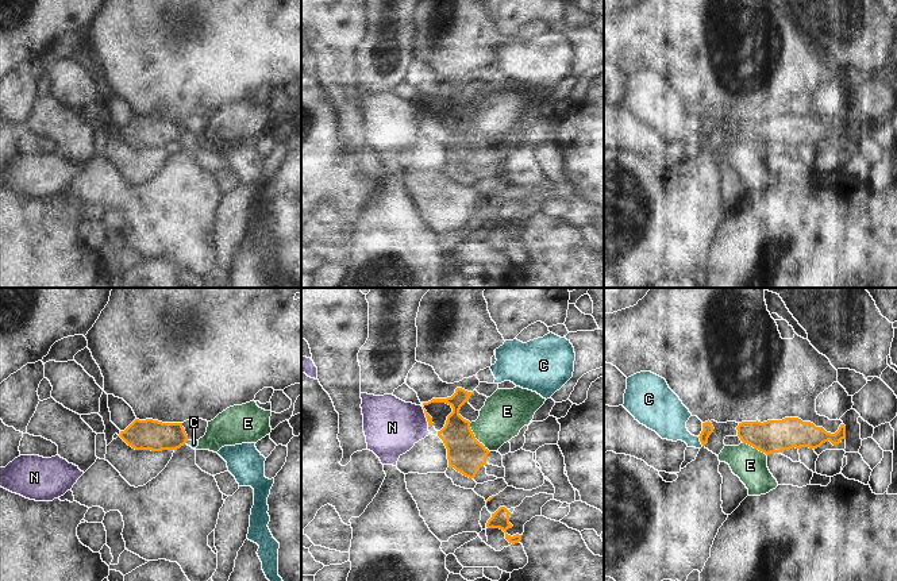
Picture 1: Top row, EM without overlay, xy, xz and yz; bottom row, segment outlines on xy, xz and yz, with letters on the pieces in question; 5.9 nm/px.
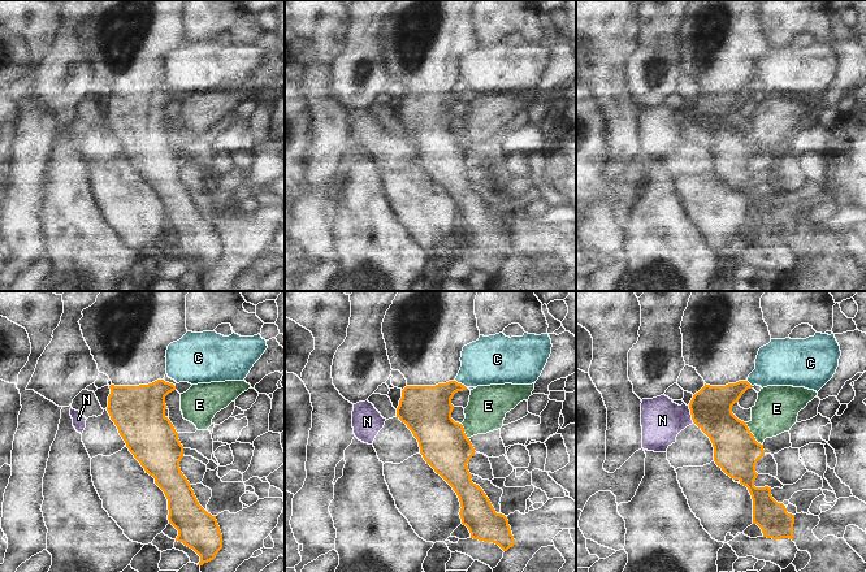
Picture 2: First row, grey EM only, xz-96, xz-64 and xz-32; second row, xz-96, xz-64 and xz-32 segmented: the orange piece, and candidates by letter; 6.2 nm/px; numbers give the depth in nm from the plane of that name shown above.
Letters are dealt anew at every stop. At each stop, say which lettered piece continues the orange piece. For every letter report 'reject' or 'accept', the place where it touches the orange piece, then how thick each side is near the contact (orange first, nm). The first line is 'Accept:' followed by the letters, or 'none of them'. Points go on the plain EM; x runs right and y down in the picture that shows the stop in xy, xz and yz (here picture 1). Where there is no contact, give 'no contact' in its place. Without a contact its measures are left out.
Accept: none of them
C: reject; contact yz (700, 138); calibres 70 and 240 nm
E: reject; contact xz (474, 135); calibres 220 and 280 nm
N: reject; contact xz (426, 114); calibres 30 and 340 nm

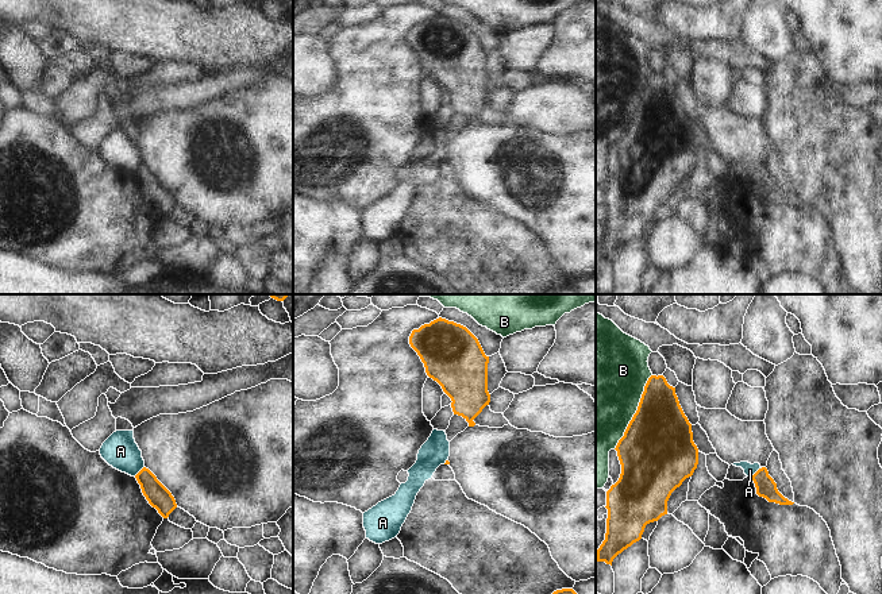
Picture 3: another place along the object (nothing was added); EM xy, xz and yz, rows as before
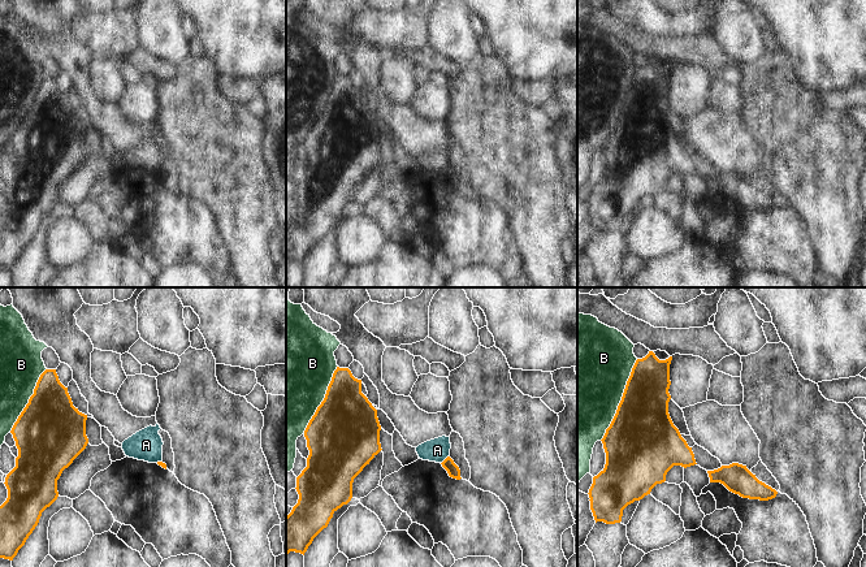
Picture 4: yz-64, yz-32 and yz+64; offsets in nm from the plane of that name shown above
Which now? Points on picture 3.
Accept: none of them
A: reject; contact yz (758, 168); calibres 120 and 70 nm
B: reject; contact yz (636, 110); calibres 440 and 480 nm

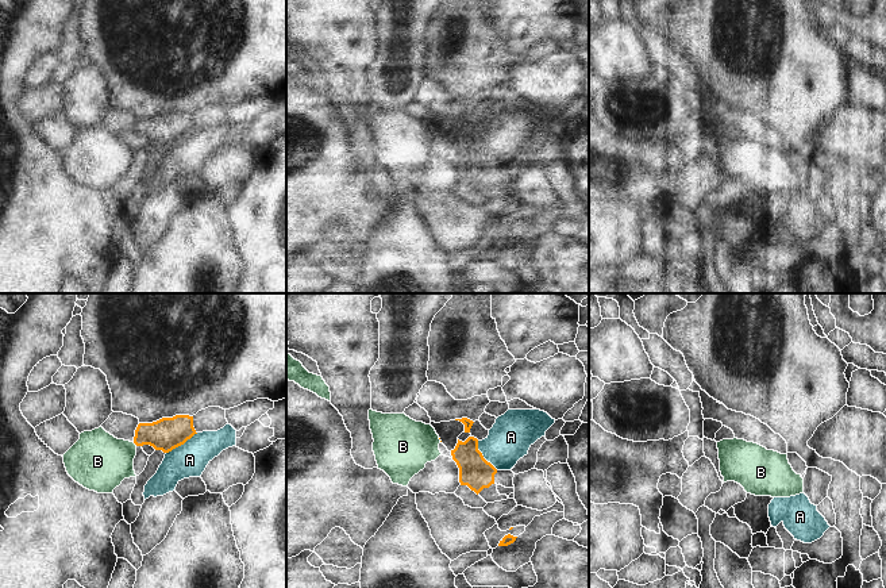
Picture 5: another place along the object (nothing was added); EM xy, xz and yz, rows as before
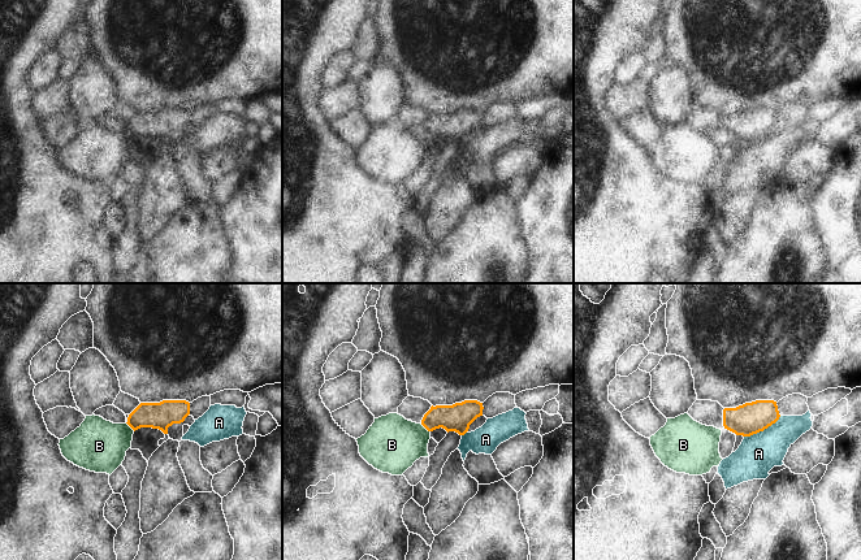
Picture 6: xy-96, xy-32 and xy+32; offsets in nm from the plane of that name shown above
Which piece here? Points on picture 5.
Accept: none of them
A: reject; contact xy (181, 141); calibres 190 and 200 nm
B: reject; contact xy (135, 141); calibres 190 and 340 nm

